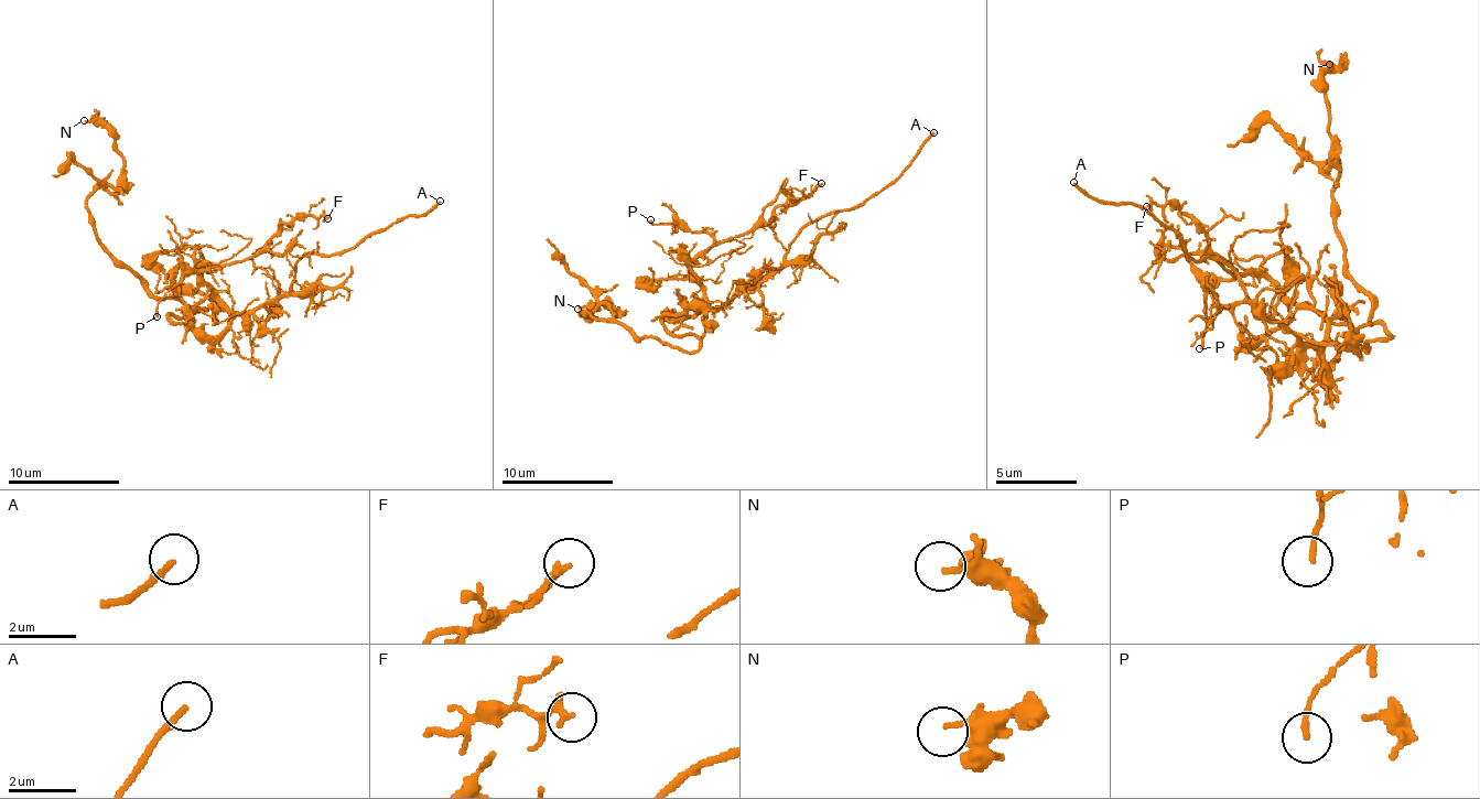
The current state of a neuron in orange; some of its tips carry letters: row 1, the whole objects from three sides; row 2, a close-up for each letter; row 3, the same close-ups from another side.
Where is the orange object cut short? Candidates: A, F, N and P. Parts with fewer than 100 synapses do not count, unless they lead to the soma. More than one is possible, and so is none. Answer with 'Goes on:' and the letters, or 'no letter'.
Goes on: A

